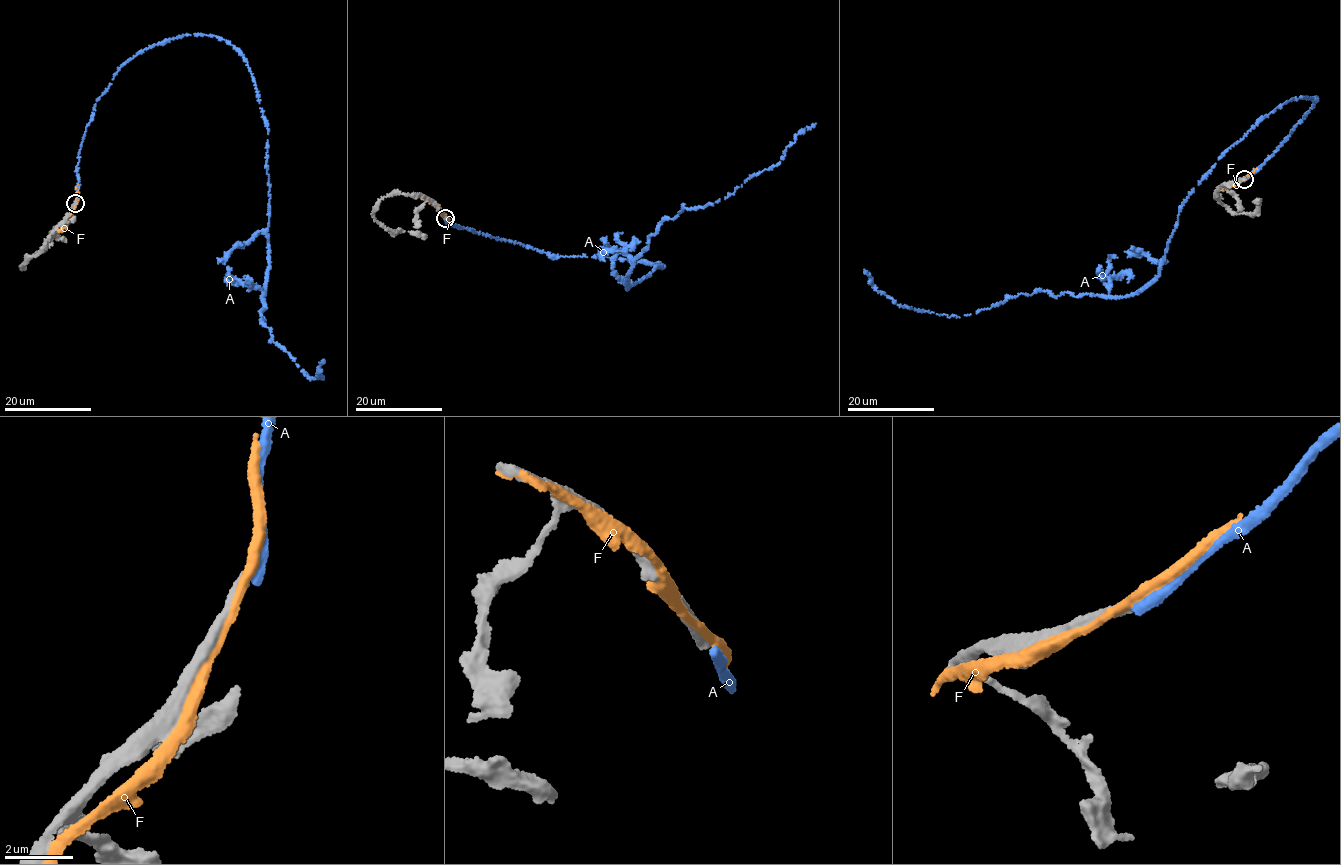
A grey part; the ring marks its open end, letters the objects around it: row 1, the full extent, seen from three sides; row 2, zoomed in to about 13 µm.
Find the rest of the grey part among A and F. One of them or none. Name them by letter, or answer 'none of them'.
none of them

